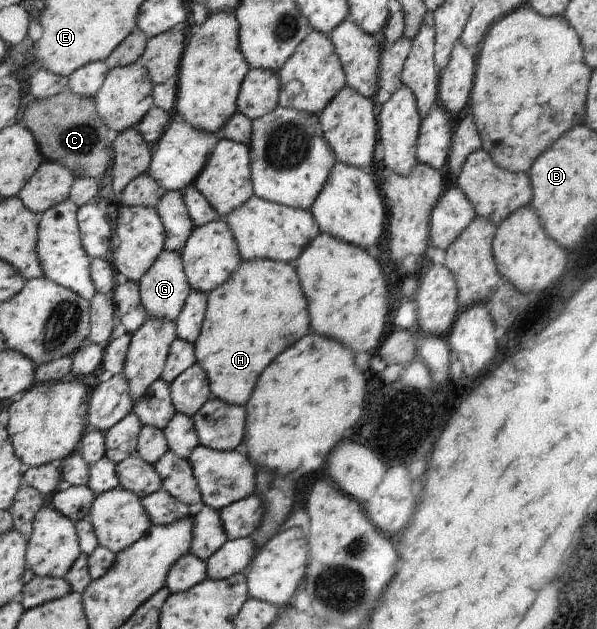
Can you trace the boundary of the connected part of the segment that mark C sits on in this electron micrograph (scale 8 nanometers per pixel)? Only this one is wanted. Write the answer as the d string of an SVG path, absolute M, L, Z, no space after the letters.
M41 67L29 79L29 102L22 113L26 127L32 130L41 152L49 161L72 169L77 177L100 180L109 168L111 152L120 135L101 118L94 97L79 96L69 87L70 77L59 76Z

